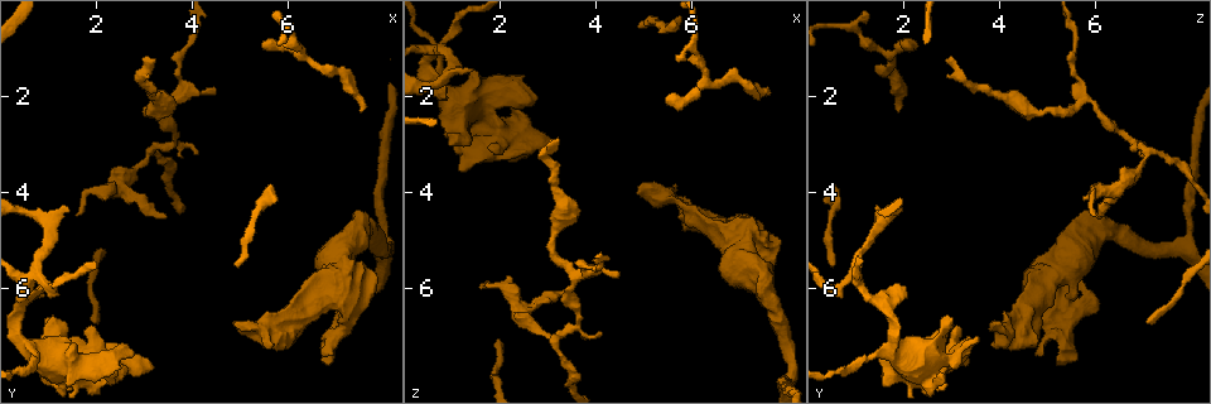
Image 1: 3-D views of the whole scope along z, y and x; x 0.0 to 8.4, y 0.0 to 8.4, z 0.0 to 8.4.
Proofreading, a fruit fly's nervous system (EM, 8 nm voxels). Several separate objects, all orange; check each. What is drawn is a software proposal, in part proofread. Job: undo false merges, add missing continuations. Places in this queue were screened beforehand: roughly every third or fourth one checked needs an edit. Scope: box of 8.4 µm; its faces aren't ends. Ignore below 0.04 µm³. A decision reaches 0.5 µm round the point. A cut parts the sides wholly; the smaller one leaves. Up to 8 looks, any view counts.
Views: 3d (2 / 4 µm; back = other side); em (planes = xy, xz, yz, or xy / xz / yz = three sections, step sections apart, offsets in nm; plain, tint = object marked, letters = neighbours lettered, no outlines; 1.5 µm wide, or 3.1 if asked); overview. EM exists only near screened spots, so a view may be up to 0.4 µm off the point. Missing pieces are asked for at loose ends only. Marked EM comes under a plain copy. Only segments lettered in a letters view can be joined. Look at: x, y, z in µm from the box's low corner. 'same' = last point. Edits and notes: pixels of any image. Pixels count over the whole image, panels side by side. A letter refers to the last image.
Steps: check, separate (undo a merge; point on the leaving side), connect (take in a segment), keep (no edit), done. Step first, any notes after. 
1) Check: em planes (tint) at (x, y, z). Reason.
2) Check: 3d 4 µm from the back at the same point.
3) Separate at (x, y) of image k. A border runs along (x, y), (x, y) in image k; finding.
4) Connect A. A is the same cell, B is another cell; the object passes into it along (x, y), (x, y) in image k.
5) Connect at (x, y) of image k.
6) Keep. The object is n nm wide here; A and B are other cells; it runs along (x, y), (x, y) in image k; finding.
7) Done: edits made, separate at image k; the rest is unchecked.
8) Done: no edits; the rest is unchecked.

Check: em yz step 8 (tint) at (1.90, 6.85, 3.10). An open end.

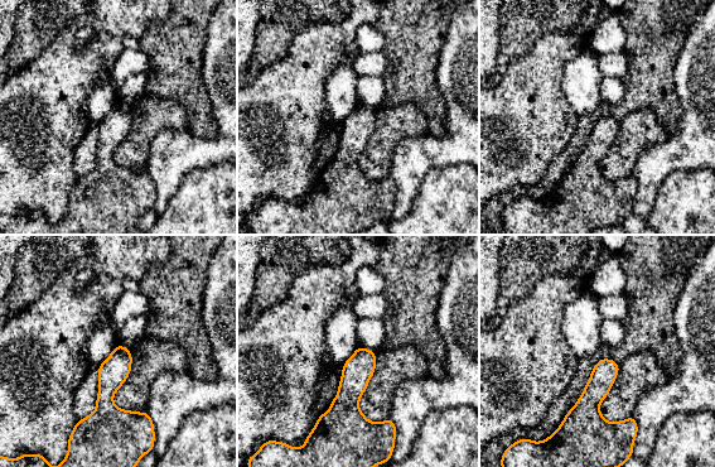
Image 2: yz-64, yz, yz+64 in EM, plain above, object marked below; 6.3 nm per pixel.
Check: em planes (letters) at the same point. Cut it another way.

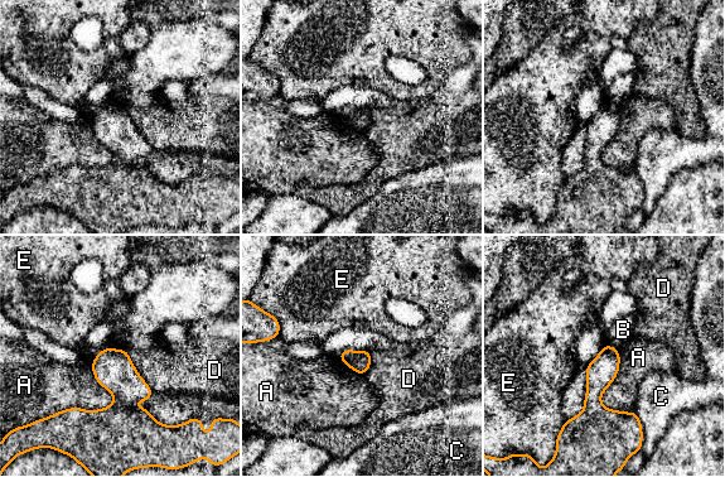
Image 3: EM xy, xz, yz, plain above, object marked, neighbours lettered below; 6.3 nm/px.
Keep. A, B, C, D and E are other cells; a border runs along (607, 345), (617, 350) in image 3; no lettered segment goes on from it.

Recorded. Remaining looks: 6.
Check: em planes (letters) at (3.50, 2.15, 5.70). Abrupt turn.

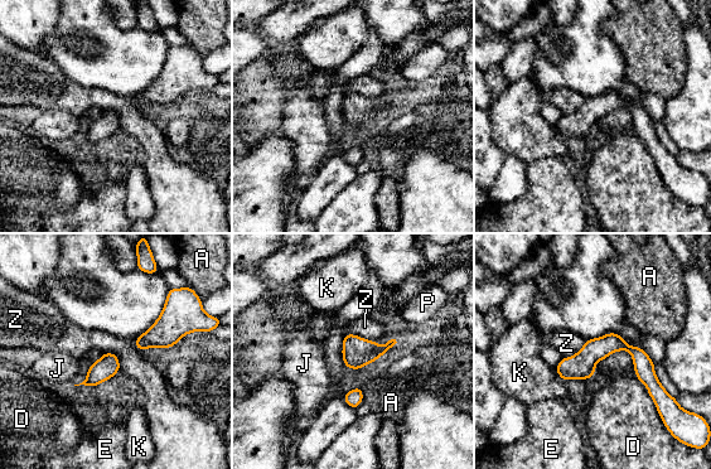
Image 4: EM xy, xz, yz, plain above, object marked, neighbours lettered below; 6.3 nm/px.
Keep. The object is 150 nm wide here; A, D, E, J, K, P and Z are other cells; a border runs along (343, 334), (357, 334), (375, 342) in image 4; one neuron here.

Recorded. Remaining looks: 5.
Check: 3d 4 µm at (6.70, 7.40, 4.90). An open end.

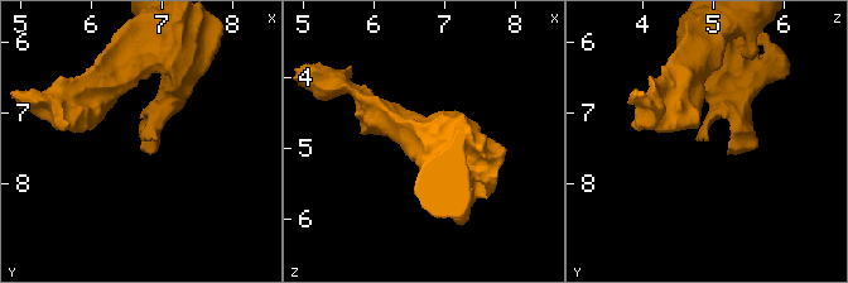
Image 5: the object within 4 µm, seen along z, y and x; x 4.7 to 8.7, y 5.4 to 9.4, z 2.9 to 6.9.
Check: em planes (letters) at (6.70, 7.35, 4.95).

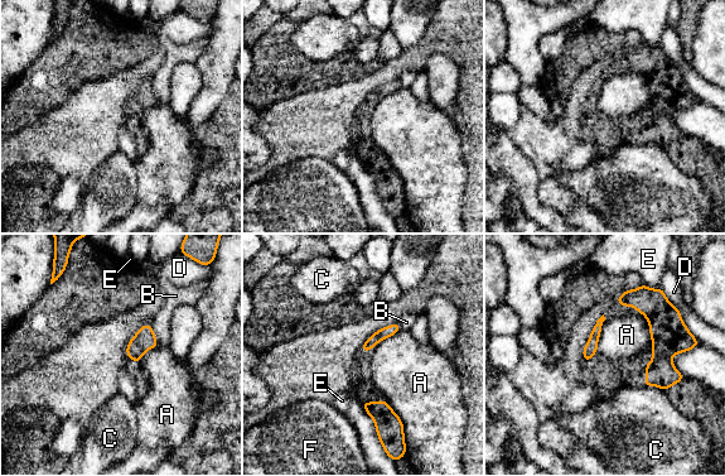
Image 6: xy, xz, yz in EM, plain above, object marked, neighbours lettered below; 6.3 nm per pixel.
Keep. A, B, C, D, E and F are other cells; a border runs along (382, 399), (401, 421), (404, 433) in image 6; none of them fits.

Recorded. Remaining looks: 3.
Done: no edits; the rest is unchecked.

